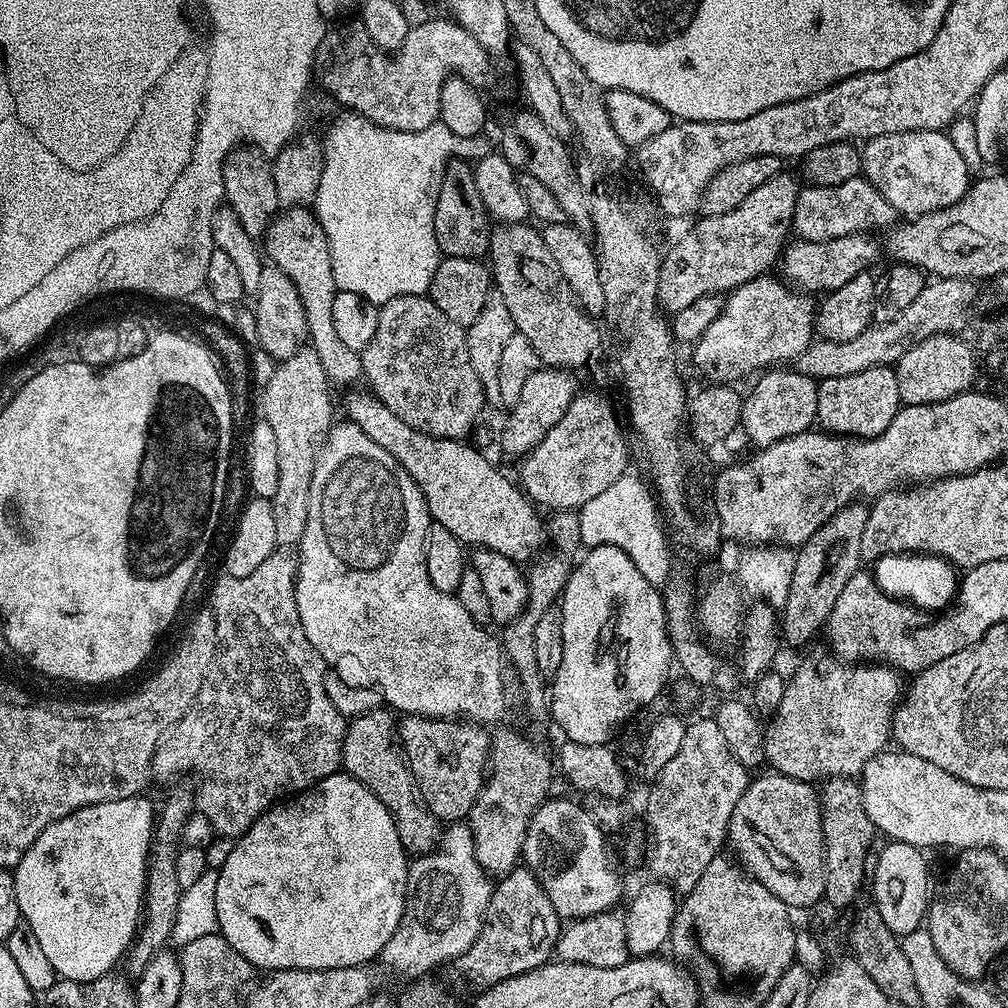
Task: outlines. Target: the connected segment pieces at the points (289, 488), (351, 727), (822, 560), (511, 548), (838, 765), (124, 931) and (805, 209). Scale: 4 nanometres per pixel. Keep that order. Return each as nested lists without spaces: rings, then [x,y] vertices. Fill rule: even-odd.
[[[310,346],[297,348],[290,358],[279,361],[275,367],[276,373],[264,384],[262,412],[262,418],[274,430],[278,456],[278,488],[271,499],[274,534],[281,545],[296,546],[306,528],[306,506],[310,500],[310,478],[314,474],[316,450],[334,423],[333,389],[326,370],[322,370],[318,354]]]
[[[387,707],[375,708],[347,721],[340,762],[343,771],[362,782],[362,786],[366,786],[376,795],[378,802],[390,810],[405,852],[413,857],[425,856],[436,848],[442,835],[442,822],[428,811],[424,797],[416,789],[416,779],[412,777],[412,771],[398,743],[397,717]]]
[[[853,502],[839,510],[804,544],[799,545],[794,562],[794,574],[790,590],[786,594],[786,606],[778,616],[778,628],[782,640],[788,644],[804,644],[816,631],[828,623],[834,602],[842,592],[842,586],[858,571],[862,564],[862,530],[866,528],[869,505]]]
[[[368,390],[350,393],[344,400],[344,408],[348,411],[347,419],[351,423],[357,424],[365,434],[374,438],[374,442],[378,442],[378,446],[382,446],[386,454],[393,456],[404,467],[406,474],[410,474],[410,478],[418,486],[418,490],[422,490],[429,517],[435,523],[446,526],[446,530],[450,530],[450,534],[454,534],[454,538],[458,538],[461,544],[473,549],[489,548],[517,562],[531,561],[545,547],[543,544],[546,544],[546,524],[543,519],[540,521],[541,513],[537,505],[524,495],[513,477],[511,480],[510,477],[503,476],[478,449],[471,448],[468,442],[420,433],[392,414],[379,398]]]
[[[831,654],[820,656],[817,660],[808,660],[805,664],[800,664],[796,668],[796,673],[791,677],[787,677],[782,700],[776,711],[774,722],[763,729],[764,743],[764,759],[770,765],[773,773],[789,776],[795,780],[806,780],[809,782],[823,782],[831,778],[831,776],[846,776],[849,778],[859,777],[863,772],[866,762],[870,762],[870,758],[874,758],[879,752],[885,751],[889,747],[890,737],[892,734],[892,713],[896,711],[896,705],[902,700],[902,684],[900,688],[901,673],[895,668],[889,668],[880,662],[845,662],[837,660]]]
[[[147,795],[131,796],[130,798],[118,798],[110,802],[98,802],[94,806],[86,806],[82,810],[74,810],[66,814],[66,818],[58,818],[53,824],[48,824],[42,834],[26,850],[26,854],[18,861],[14,869],[14,883],[16,886],[16,901],[20,907],[23,923],[38,937],[38,942],[45,952],[46,958],[50,958],[50,966],[54,966],[57,977],[66,980],[86,982],[94,978],[102,978],[113,971],[116,963],[121,963],[122,957],[131,948],[136,933],[142,923],[142,905],[144,902],[144,886],[148,882],[148,857],[152,850],[154,831],[156,825],[156,810],[153,804],[147,800]]]
[[[857,178],[838,186],[804,186],[799,189],[793,208],[791,231],[801,240],[833,240],[855,232],[875,233],[875,228],[887,230],[897,223],[898,214],[886,202],[882,193],[870,181]]]

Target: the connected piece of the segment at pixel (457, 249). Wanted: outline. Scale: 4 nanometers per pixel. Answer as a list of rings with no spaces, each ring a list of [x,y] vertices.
[[[453,158],[444,165],[444,177],[440,183],[438,198],[434,201],[436,209],[432,215],[436,241],[444,256],[478,260],[488,254],[490,217],[478,194],[478,186],[474,186],[472,169],[471,163],[467,164],[459,158]]]

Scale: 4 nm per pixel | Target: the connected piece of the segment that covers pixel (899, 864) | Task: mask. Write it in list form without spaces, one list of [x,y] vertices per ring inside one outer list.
[[[893,840],[885,843],[885,848],[875,857],[877,869],[870,878],[870,888],[872,884],[872,896],[876,908],[882,914],[882,922],[886,922],[886,926],[898,938],[905,938],[916,927],[925,923],[928,914],[928,901],[930,899],[930,884],[928,888],[928,860],[921,849],[910,846],[906,842],[898,842]]]

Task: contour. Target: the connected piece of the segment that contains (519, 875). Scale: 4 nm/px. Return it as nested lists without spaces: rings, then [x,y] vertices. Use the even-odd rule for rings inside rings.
[[[517,866],[495,881],[482,930],[474,946],[460,957],[458,967],[479,986],[526,974],[553,959],[561,927],[562,918],[554,910],[554,902],[546,898],[546,890],[536,875],[527,866]]]

